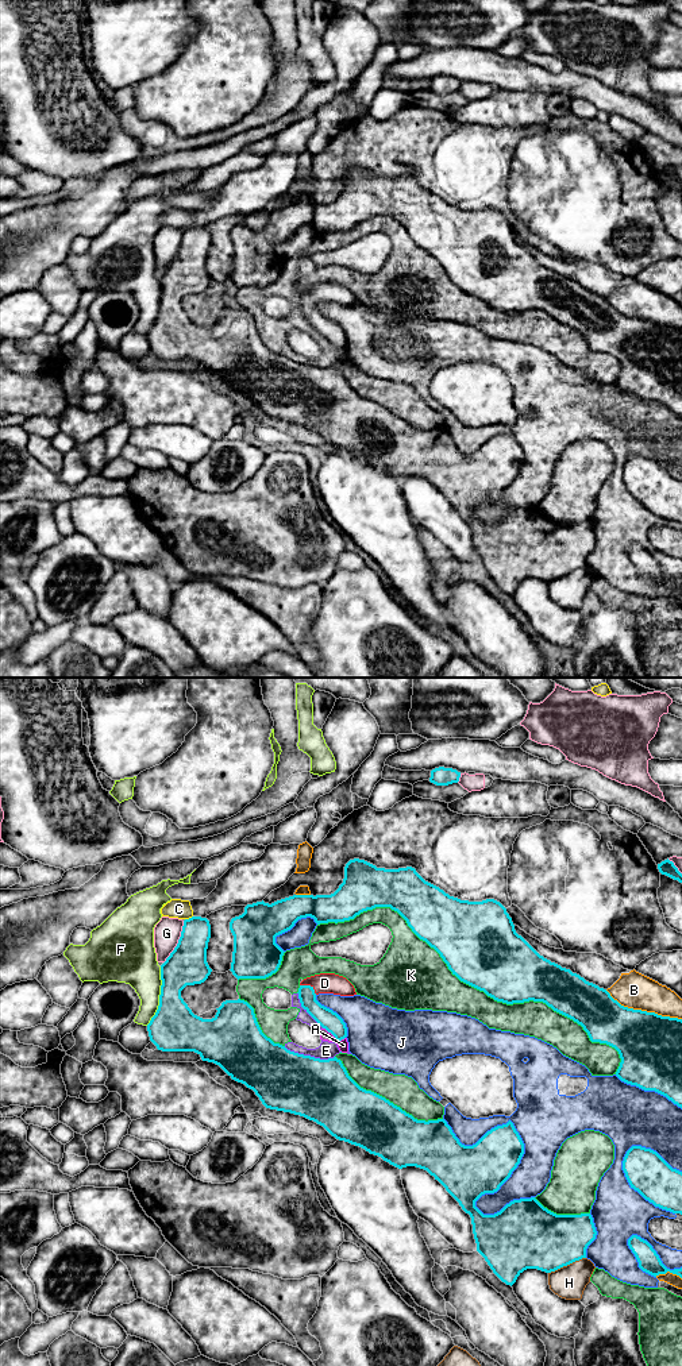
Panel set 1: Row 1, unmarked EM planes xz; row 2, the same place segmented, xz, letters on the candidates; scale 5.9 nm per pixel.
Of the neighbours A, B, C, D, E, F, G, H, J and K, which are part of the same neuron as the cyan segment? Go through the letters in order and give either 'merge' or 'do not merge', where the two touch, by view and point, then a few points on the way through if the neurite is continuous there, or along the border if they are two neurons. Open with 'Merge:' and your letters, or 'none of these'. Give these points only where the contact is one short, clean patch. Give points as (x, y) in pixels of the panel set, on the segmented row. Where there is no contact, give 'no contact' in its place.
Merge: D
A: do not merge | xz (334, 1035) | along xz (323, 1027), (336, 1040), (345, 1038)
B: do not merge | xz (643, 1011)
C: do not merge | xz (189, 918)
D: merge | xz (309, 986) | across xz (328, 1019), (309, 1002), (309, 986), (324, 983)
E: do not merge | xz (309, 1056)
F: do not merge | xz (160, 996)
G: do not merge | xz (178, 942)
H: do not merge | xz (566, 1265)
J: do not merge | xz (519, 1161)
K: do not merge | xz (473, 986)

